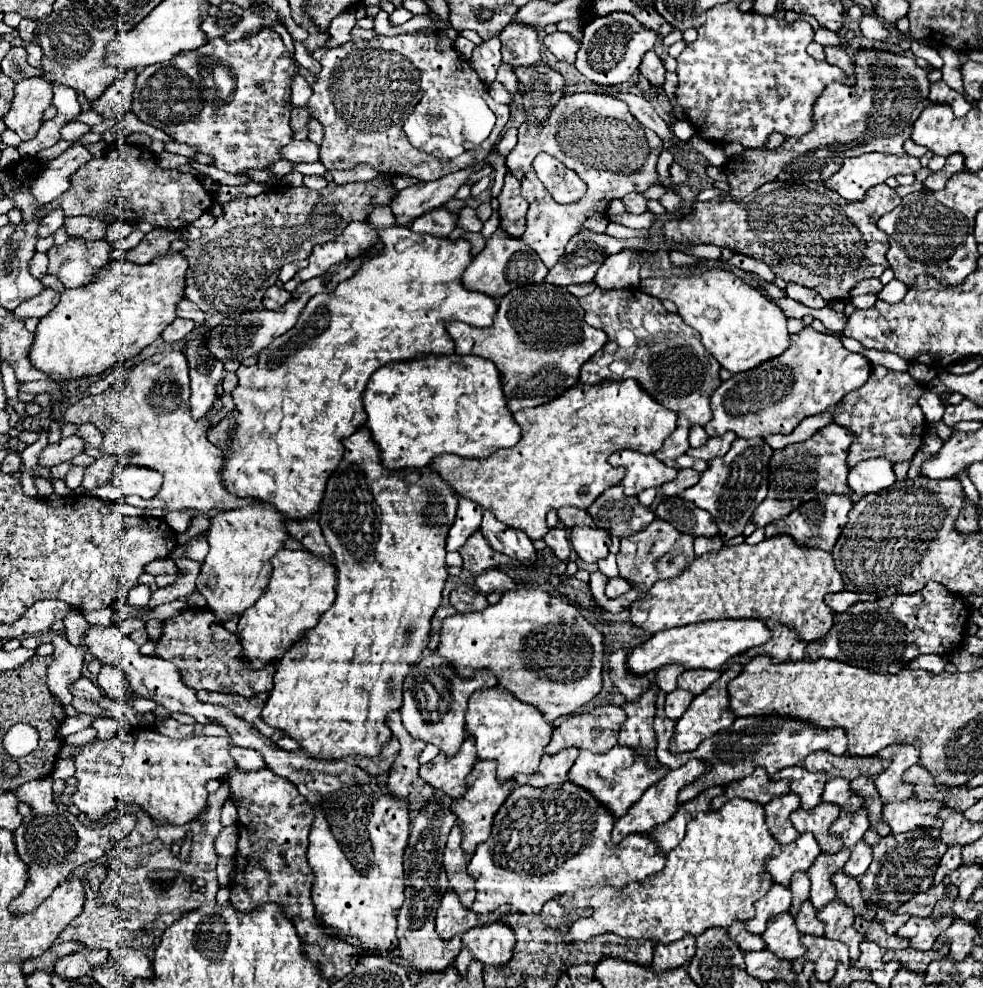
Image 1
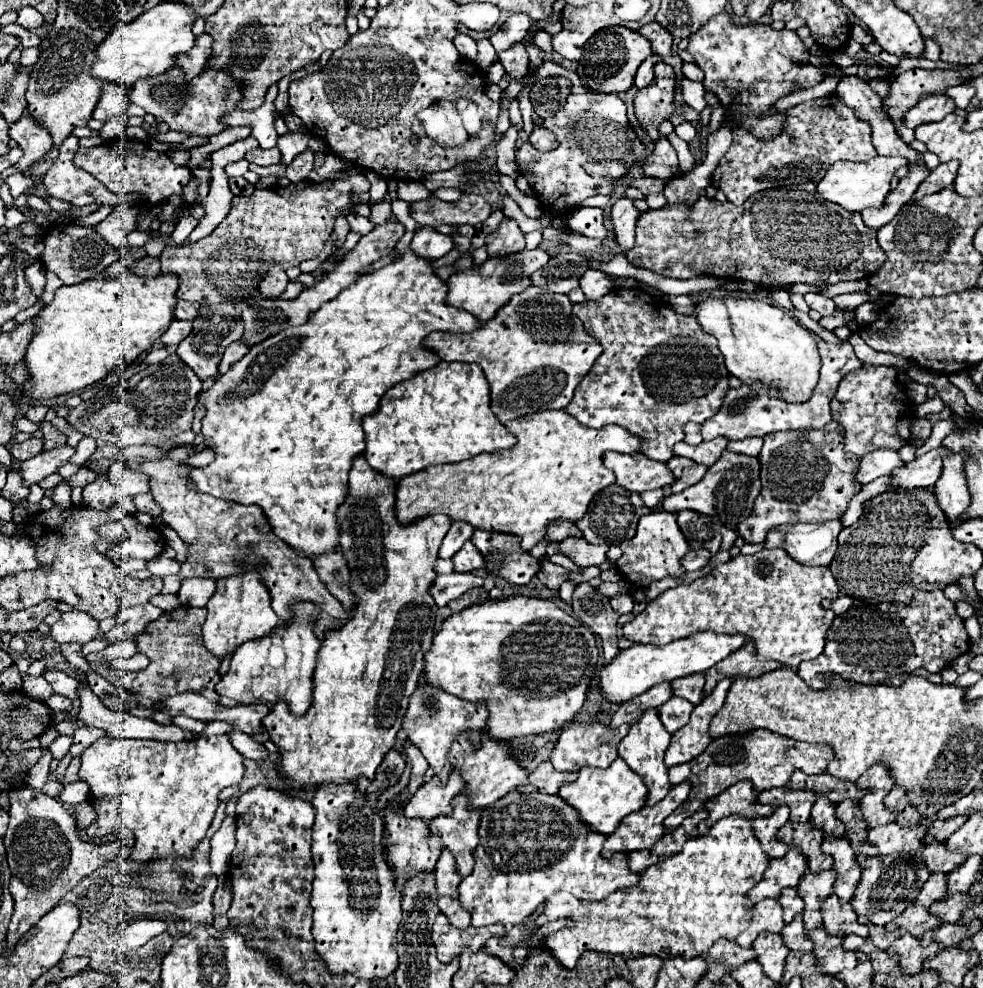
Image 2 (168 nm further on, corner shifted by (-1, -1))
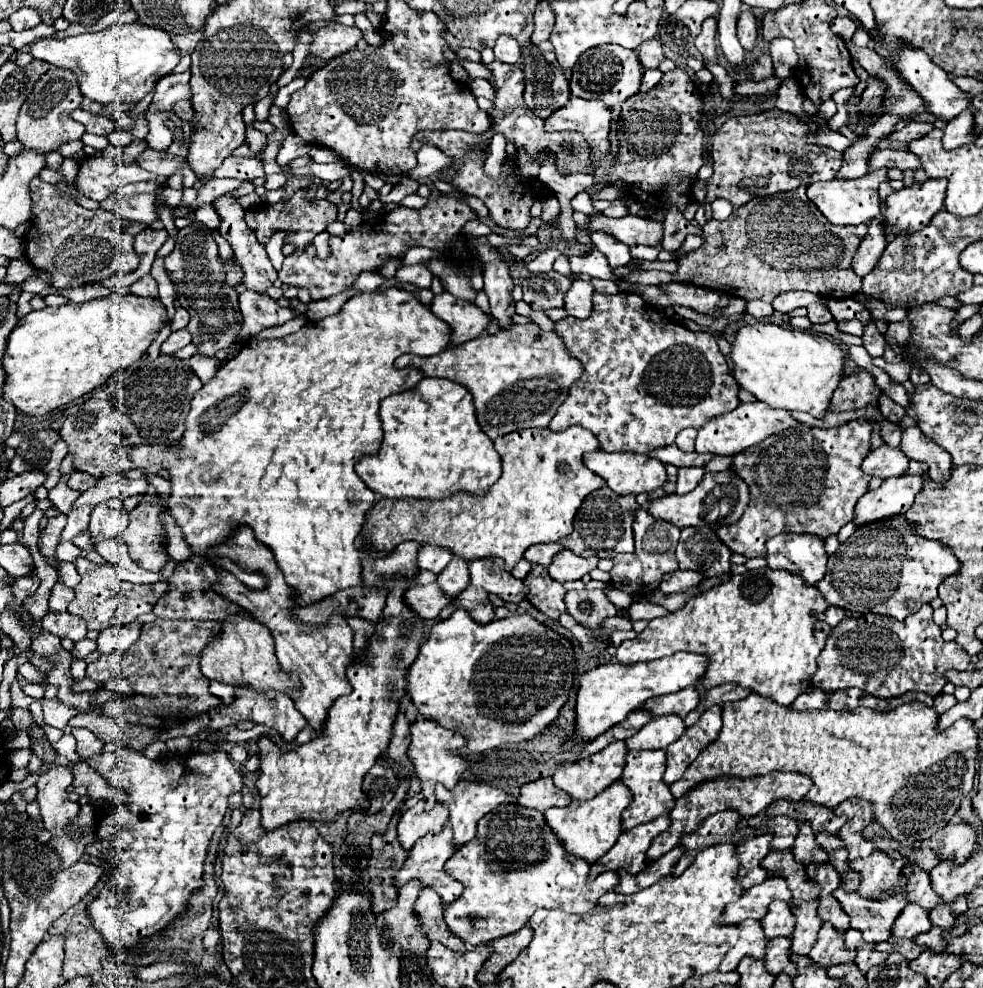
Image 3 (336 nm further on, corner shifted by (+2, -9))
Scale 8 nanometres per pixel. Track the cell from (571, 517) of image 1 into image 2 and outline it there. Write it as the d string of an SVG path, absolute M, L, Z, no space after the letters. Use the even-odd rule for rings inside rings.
M559 519L559 521L553 521L553 525L547 527L547 539L549 541L561 541L565 537L583 537L583 533L577 529L577 525L573 521L567 521L567 519Z

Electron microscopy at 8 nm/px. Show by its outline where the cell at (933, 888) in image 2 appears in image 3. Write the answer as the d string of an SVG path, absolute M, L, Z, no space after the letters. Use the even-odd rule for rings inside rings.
M906 905L892 925L892 935L902 939L914 939L920 933L926 933L930 927L930 917L928 913L924 913L924 909L920 909L918 905Z

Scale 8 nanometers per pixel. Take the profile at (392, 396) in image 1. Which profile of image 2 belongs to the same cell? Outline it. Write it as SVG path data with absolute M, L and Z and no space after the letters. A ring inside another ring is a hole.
M447 363L417 373L415 377L401 381L387 389L379 401L379 409L373 415L363 417L365 431L365 457L373 469L391 479L403 479L423 467L437 463L459 463L473 459L479 453L491 453L495 449L509 449L517 443L517 437L499 423L491 411L489 383L483 369L477 363Z

